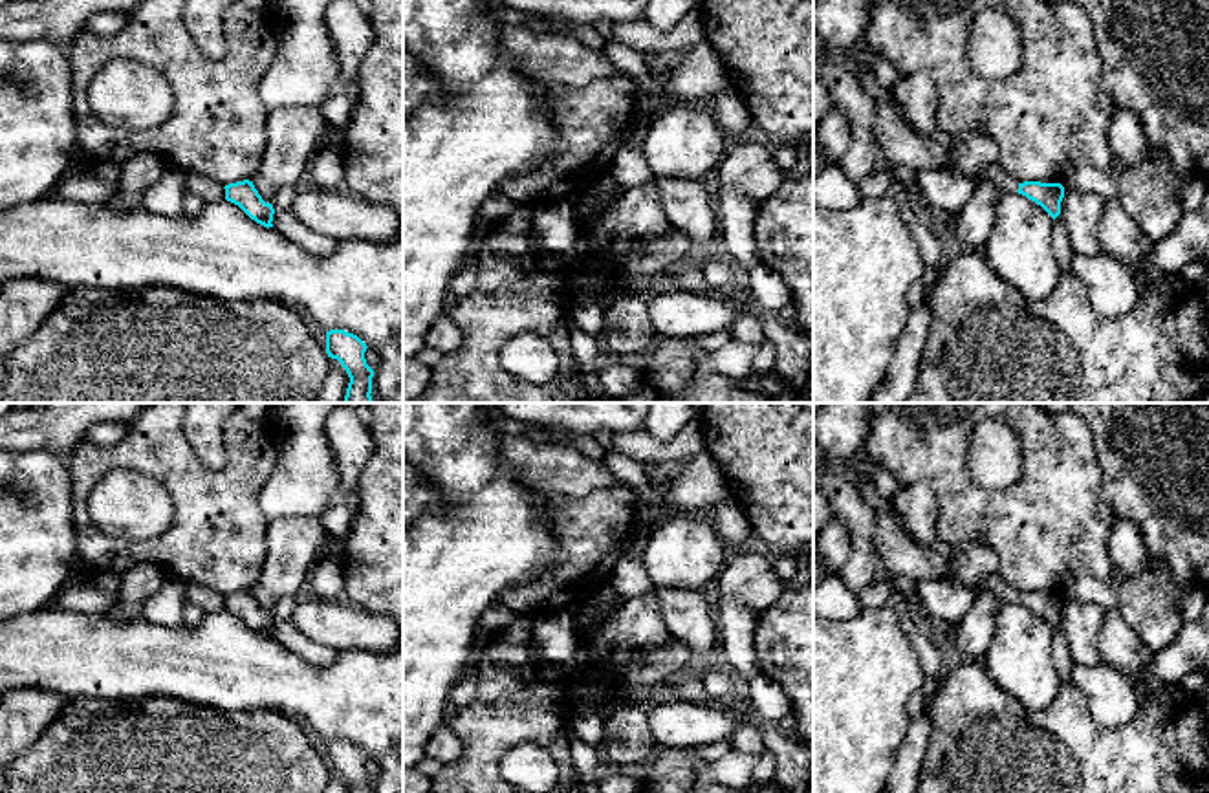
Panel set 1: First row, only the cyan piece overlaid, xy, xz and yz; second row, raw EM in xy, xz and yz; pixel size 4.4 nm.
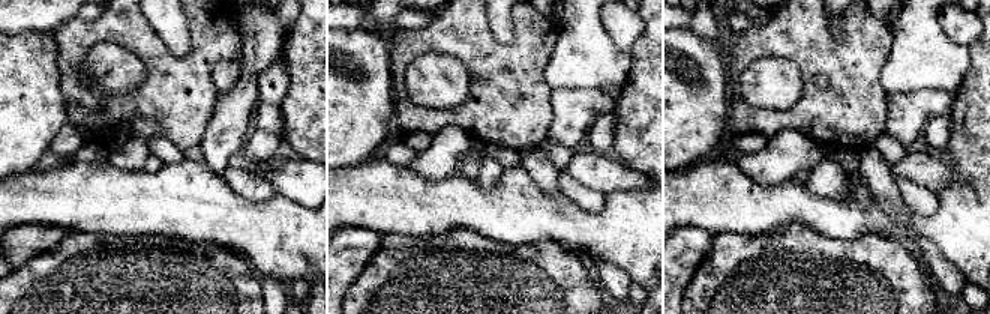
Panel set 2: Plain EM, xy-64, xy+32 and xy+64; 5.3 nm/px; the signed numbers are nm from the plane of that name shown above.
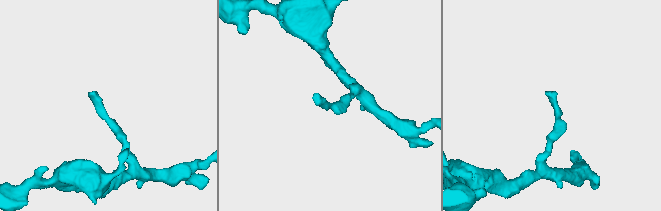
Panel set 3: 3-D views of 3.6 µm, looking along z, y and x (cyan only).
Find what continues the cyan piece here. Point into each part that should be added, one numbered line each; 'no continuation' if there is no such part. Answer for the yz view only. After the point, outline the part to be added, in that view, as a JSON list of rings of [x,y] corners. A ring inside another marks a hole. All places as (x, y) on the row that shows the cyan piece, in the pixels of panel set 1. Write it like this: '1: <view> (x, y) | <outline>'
no continuation

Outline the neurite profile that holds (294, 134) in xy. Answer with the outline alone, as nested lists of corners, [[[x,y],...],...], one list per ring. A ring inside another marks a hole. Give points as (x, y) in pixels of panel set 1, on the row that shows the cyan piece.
[[[317,106],[277,108],[267,114],[267,145],[251,179],[266,203],[271,203],[280,187],[297,183],[330,130],[339,128]]]

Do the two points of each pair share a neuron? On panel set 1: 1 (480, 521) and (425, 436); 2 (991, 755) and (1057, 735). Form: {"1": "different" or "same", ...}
{"1": "same", "2": "same"}

